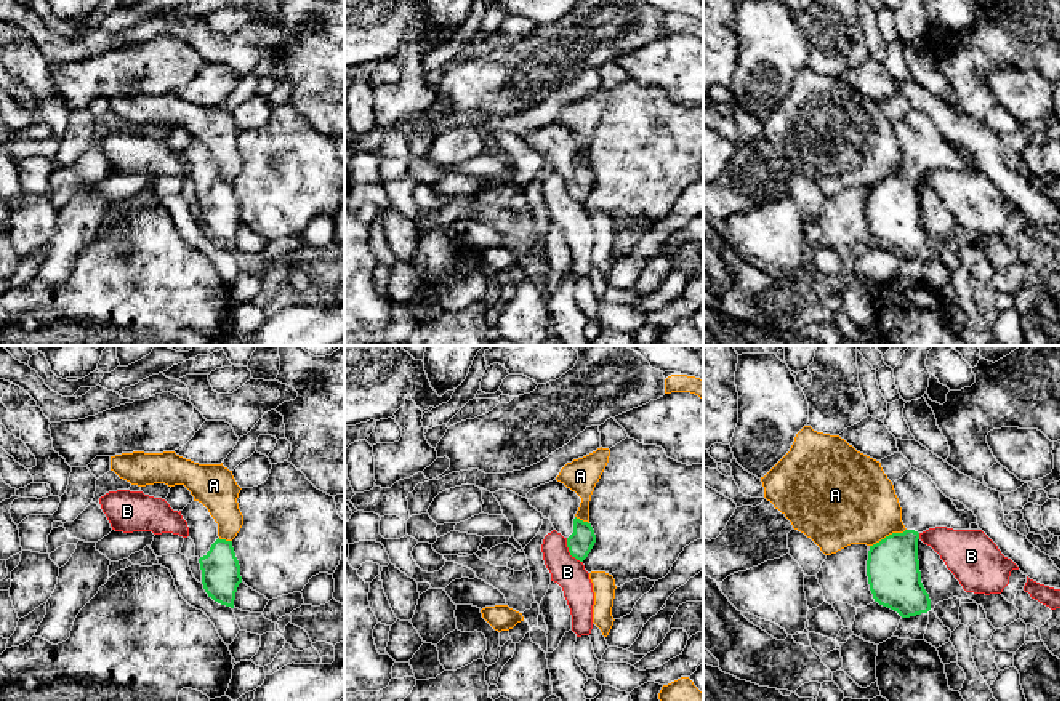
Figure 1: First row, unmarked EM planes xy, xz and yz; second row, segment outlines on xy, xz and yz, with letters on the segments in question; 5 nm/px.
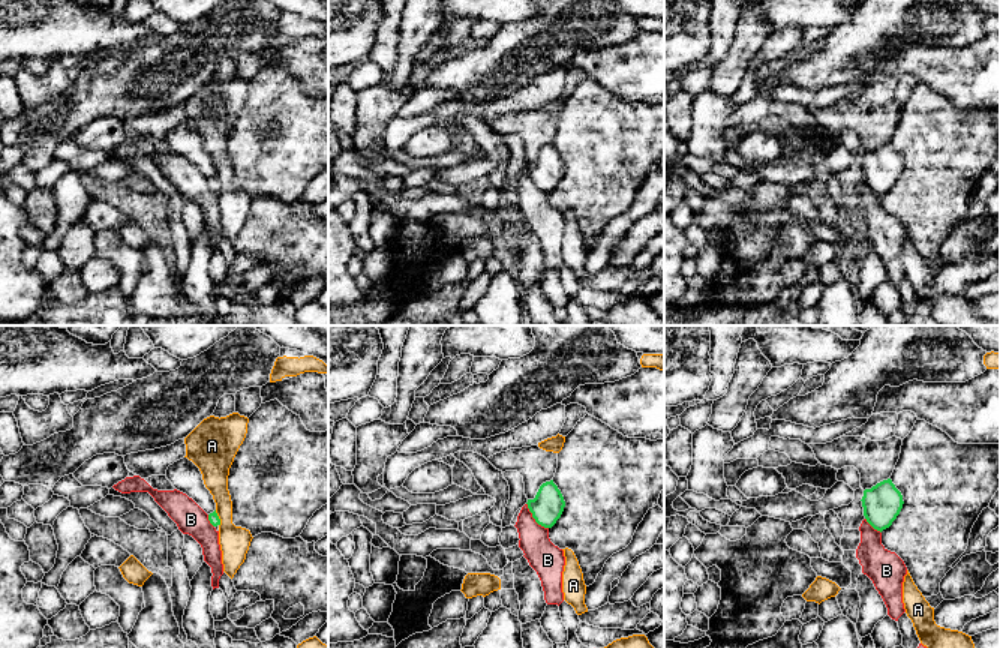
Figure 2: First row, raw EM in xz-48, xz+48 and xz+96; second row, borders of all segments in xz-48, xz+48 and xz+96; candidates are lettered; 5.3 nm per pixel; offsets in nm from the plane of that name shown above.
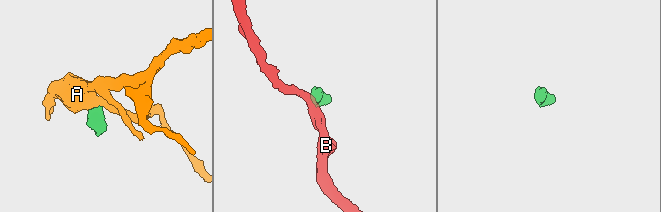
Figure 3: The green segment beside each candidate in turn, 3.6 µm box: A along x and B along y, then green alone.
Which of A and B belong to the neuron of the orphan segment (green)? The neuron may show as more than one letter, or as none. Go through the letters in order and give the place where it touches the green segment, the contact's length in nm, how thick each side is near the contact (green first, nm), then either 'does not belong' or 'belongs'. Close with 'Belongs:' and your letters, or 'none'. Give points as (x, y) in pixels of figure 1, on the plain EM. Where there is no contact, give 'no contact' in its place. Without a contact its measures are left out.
A: contact yz (889, 176); length 200 nm; calibres 260 and 420 nm; does not belong
B: contact xz (569, 192); length 150 nm; calibres 130 and 160 nm; does not belong
Belongs: none

